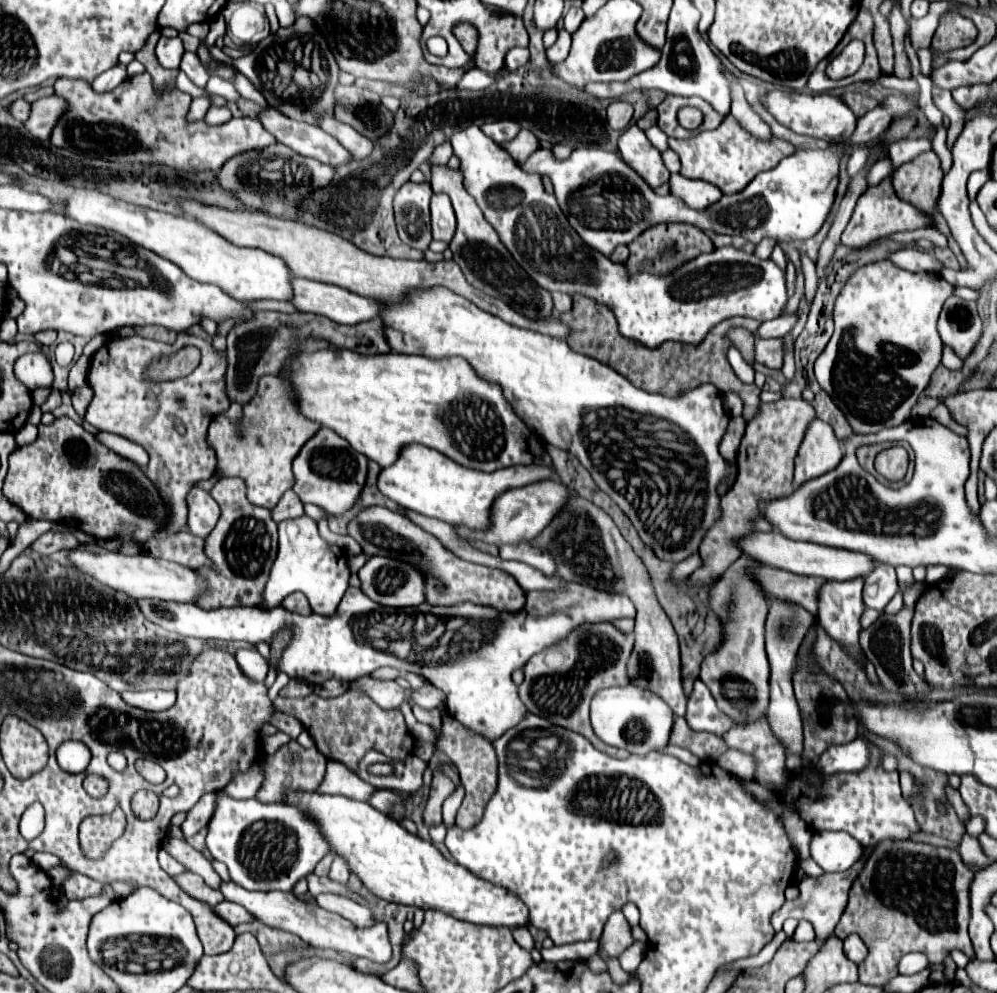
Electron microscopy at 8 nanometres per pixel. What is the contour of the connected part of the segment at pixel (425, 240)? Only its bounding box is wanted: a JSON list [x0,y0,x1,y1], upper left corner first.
[393,181,433,251]

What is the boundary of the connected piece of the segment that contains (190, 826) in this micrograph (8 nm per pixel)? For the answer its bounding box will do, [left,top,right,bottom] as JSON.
[181,795,215,837]

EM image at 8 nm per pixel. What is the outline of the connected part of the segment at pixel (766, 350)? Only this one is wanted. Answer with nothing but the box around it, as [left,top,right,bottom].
[755,339,785,369]

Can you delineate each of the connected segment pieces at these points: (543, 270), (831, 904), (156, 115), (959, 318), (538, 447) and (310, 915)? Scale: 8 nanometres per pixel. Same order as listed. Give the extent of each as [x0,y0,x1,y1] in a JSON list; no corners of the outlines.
[[451,125,787,347],[771,859,863,939],[49,73,275,171],[937,297,981,359],[281,347,551,473],[219,881,391,963]]

